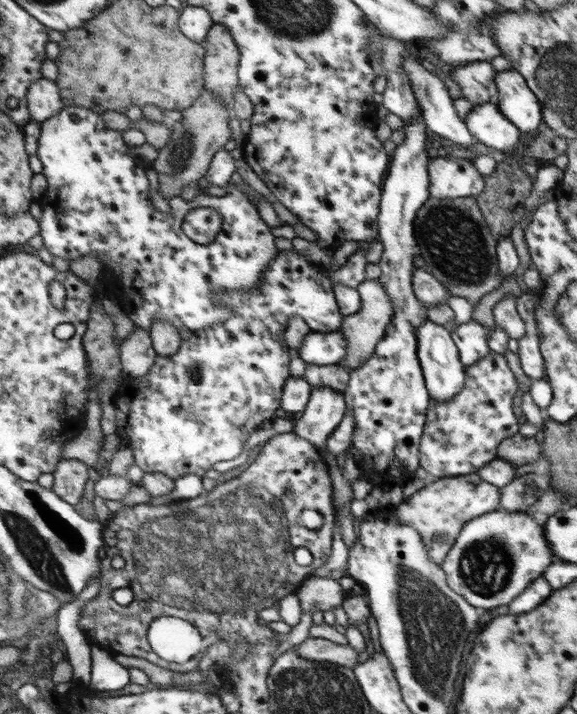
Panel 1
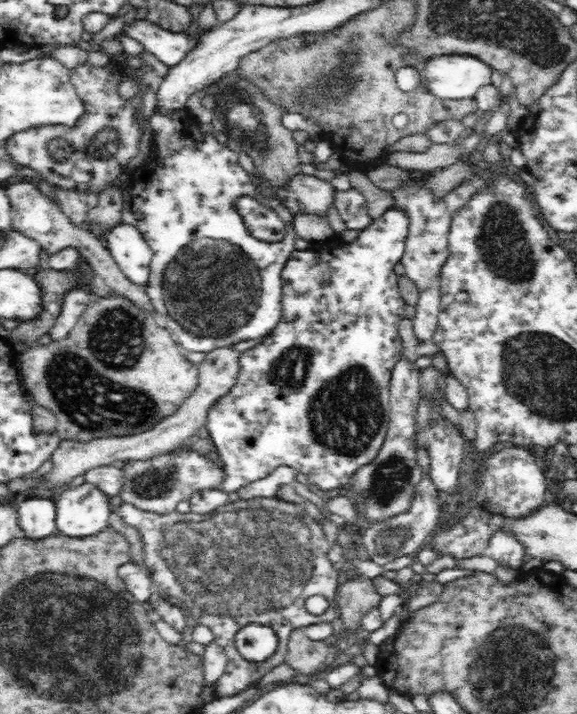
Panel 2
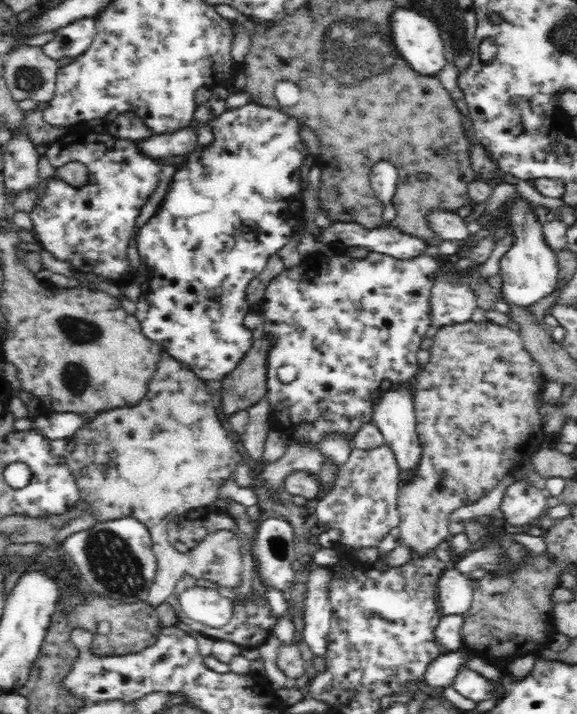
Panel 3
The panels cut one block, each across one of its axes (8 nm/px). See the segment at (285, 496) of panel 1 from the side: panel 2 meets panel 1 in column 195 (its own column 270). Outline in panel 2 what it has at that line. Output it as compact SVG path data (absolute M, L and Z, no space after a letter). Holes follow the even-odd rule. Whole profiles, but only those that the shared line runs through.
M236 491L228 493L229 504L225 504L212 514L196 512L178 512L176 509L166 514L142 511L133 504L122 501L116 506L116 516L124 524L135 527L142 539L142 562L140 566L146 570L153 588L160 592L176 590L178 598L166 597L166 600L179 605L184 616L192 616L194 620L210 628L214 634L214 642L218 644L229 659L224 674L220 677L215 690L217 697L238 694L251 685L256 685L269 669L285 663L288 642L291 632L306 628L306 625L321 622L332 622L339 616L335 601L340 573L336 564L328 556L330 540L323 528L306 514L301 508L278 498L240 499ZM182 590L214 590L214 600L182 600ZM260 622L270 624L280 636L280 652L262 665L248 663L236 653L232 637L236 630L244 624Z

